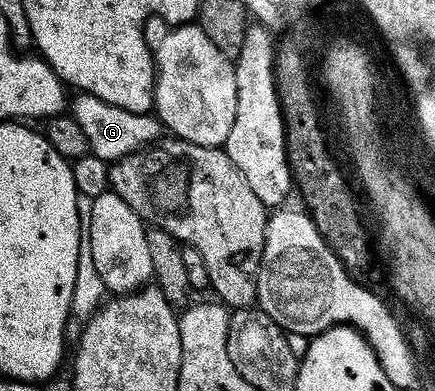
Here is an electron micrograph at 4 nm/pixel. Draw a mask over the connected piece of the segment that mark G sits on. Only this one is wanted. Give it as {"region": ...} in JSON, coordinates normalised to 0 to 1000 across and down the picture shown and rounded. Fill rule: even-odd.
{"region":[[[177,238],[170,246],[170,253],[168,246],[163,253],[163,302],[191,335],[191,350],[200,350],[200,371],[209,394],[228,402],[239,417],[257,422],[269,409],[308,396],[313,386],[372,353],[375,317],[359,292],[274,279],[274,269],[255,269],[216,243]]]}

